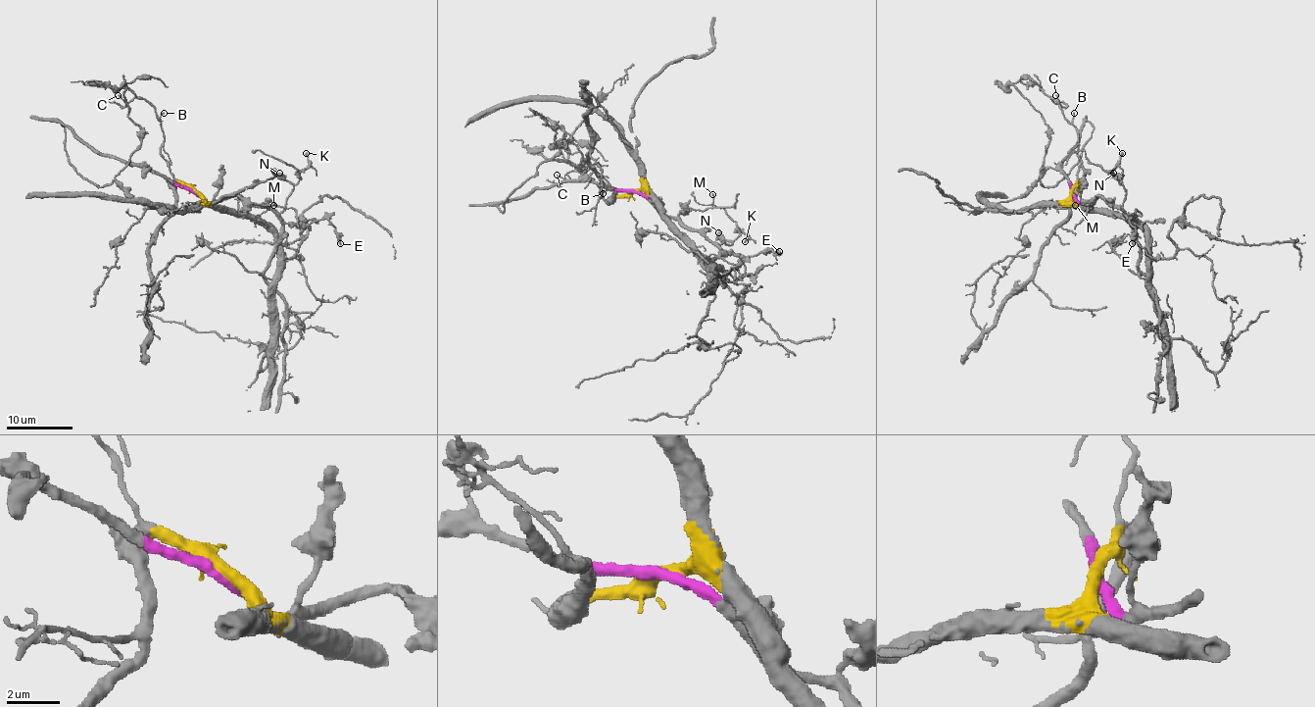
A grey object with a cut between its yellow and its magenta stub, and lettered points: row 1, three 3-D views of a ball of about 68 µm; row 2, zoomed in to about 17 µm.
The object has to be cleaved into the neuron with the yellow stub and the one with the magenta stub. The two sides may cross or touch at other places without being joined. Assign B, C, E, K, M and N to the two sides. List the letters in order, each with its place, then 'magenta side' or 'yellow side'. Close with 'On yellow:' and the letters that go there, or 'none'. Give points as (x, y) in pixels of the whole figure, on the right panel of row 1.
B: place (1074, 113); yellow side
C: place (1055, 95); yellow side
E: place (1132, 243); magenta side
K: place (1122, 153); magenta side
M: place (1075, 205); magenta side
N: place (1113, 173); magenta side
On yellow: B, C

